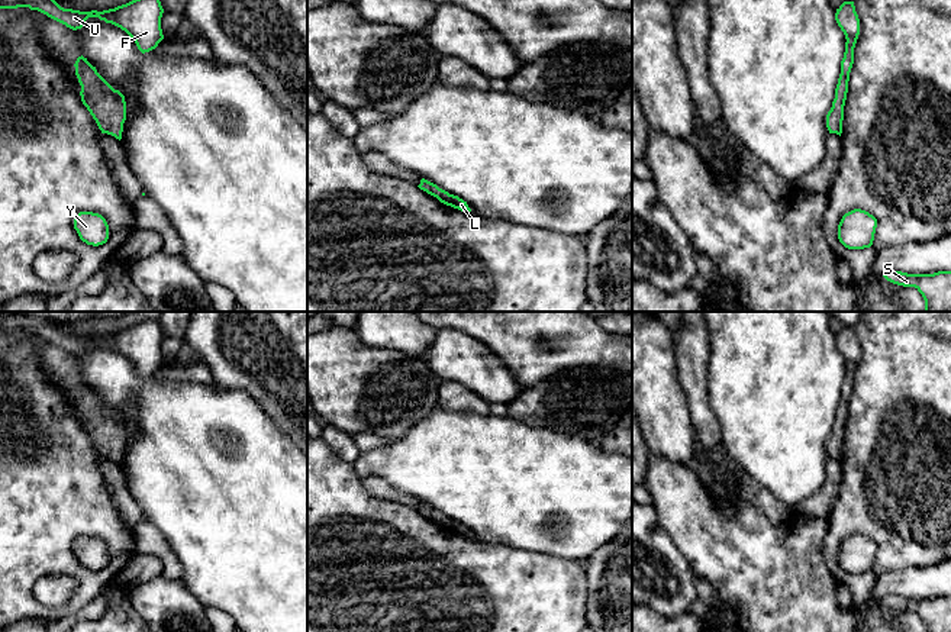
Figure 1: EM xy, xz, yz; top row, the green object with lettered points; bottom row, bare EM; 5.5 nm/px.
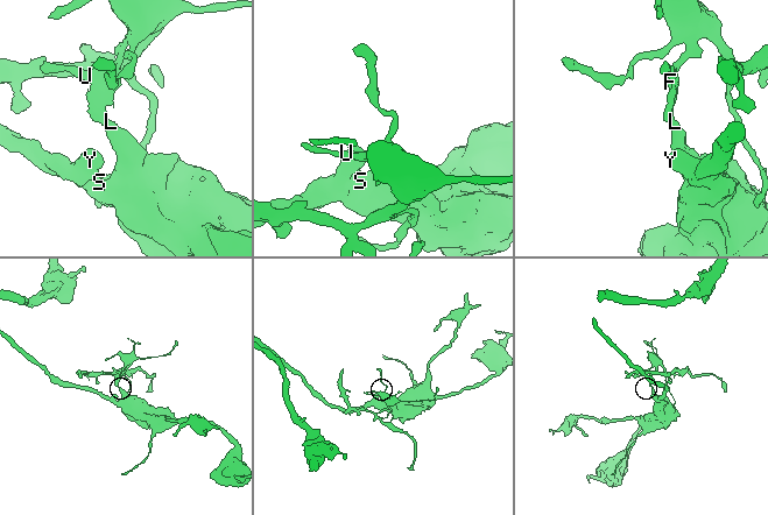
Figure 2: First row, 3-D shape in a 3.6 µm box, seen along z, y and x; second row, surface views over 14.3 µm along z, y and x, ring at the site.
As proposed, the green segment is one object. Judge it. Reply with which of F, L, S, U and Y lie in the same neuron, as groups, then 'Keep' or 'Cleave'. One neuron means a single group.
Groups: F L S U Y. Keep

